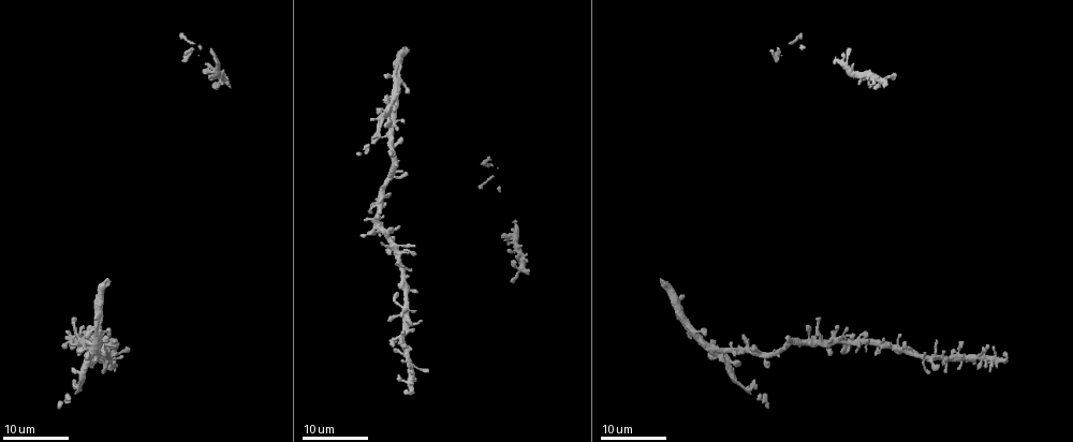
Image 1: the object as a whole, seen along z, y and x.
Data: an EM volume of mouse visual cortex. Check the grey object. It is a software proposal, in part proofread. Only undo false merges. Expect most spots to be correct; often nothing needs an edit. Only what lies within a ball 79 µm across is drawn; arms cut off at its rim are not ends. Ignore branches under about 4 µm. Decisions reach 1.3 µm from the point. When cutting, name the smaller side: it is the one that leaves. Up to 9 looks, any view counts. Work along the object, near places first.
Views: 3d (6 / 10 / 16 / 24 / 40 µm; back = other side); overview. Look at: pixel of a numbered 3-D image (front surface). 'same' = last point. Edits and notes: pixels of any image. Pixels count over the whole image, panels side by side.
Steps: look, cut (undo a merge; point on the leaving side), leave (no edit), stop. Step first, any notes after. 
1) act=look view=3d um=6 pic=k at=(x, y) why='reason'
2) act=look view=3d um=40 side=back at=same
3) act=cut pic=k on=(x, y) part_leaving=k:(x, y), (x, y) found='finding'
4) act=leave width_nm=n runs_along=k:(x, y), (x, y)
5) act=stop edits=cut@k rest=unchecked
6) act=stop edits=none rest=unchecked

act=look view=3d um=16 pic=1 at=(783, 345) why='looks like a crossing'

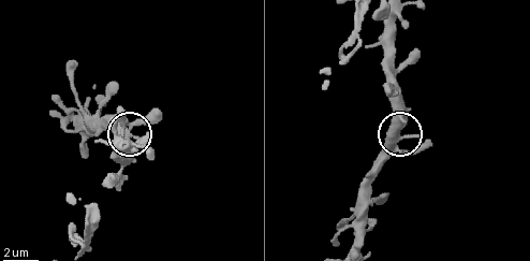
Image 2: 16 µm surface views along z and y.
act=look view=3d um=10 pic=2 at=(124, 132)

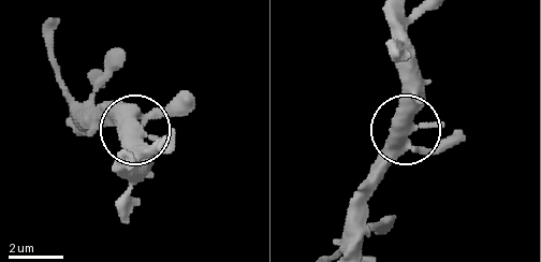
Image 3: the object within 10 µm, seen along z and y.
act=leave arms=4 found='one neuron here'

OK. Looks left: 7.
act=look view=3d um=16 pic=1 at=(377, 229) why='looks like a crossing'

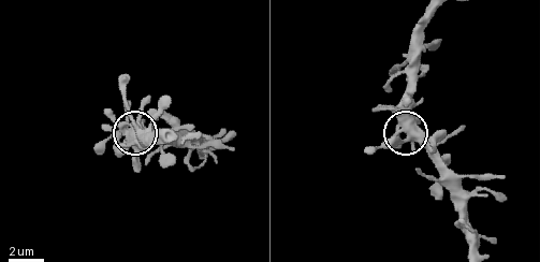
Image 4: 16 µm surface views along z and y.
act=look view=3d um=6 pic=4 at=(410, 138) why='closer look'

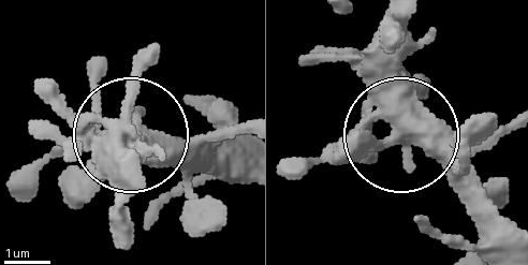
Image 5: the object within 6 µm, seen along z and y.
act=leave width_nm=410 found='continuous, no second neuron'

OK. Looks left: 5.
act=look view=3d um=16 pic=1 at=(959, 352) why='four-way junction'

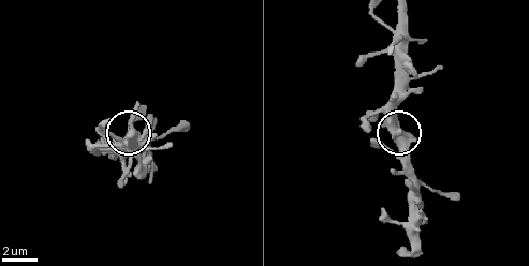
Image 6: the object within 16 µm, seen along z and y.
act=look view=3d um=6 at=same why='closer look'

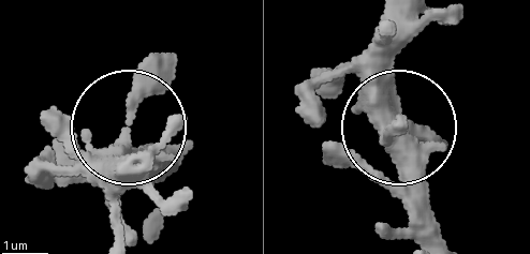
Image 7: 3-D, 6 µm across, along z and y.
act=look view=3d um=6 side=back pic=7 at=(123, 138) why='from behind'

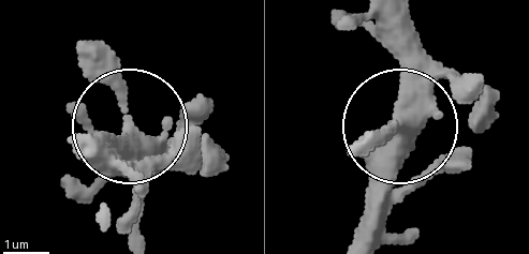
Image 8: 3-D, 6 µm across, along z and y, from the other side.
act=leave arms=4 runs_along=8:(398, 19), (398, 123), (355, 143) found='continuous, no second neuron'

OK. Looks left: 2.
act=look view=3d um=24 pic=1 at=(896, 346)

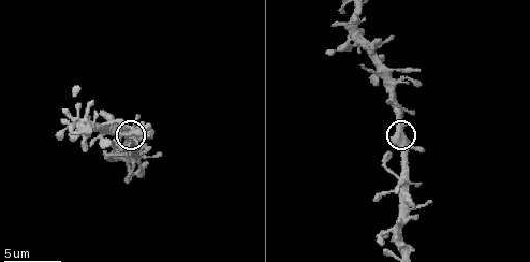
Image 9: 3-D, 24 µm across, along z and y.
act=look view=3d um=10 at=same

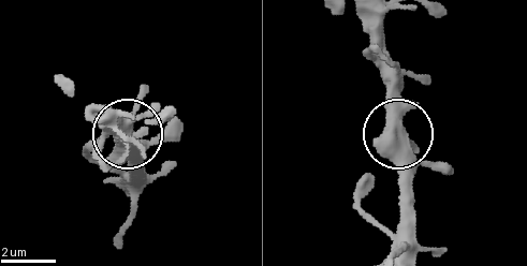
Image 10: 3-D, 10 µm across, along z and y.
act=leave side_arm_um=19 found='one neuron here'

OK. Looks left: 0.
act=stop edits=none rest=unchecked

